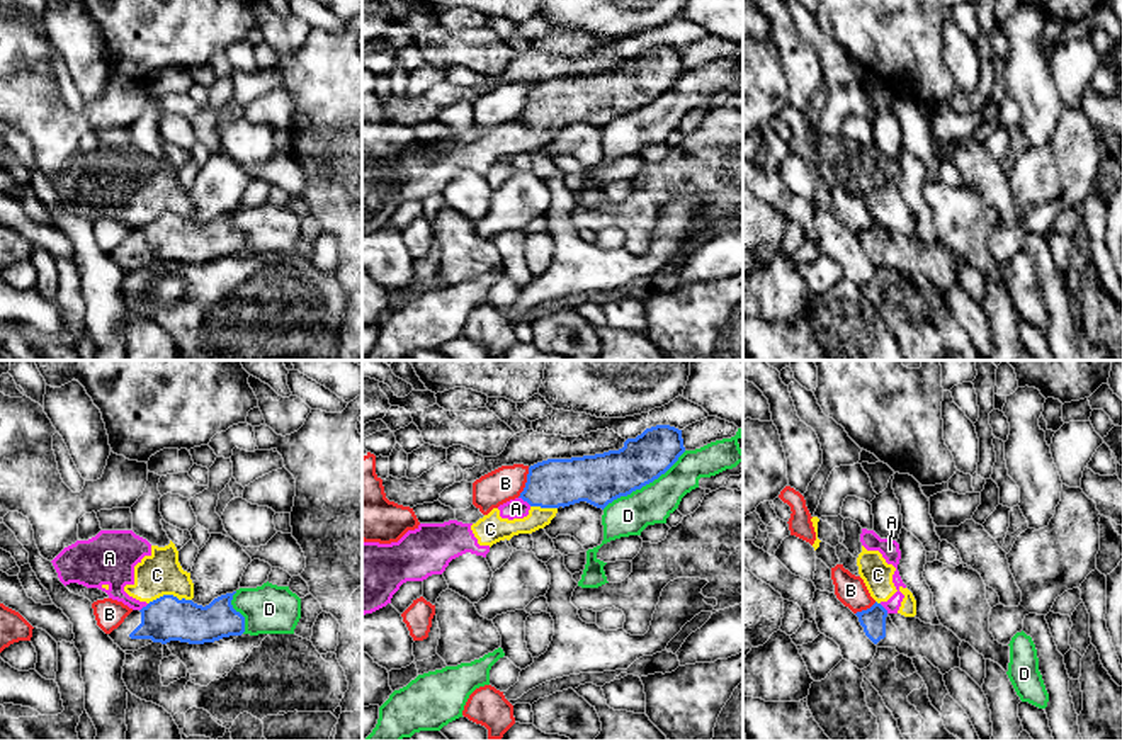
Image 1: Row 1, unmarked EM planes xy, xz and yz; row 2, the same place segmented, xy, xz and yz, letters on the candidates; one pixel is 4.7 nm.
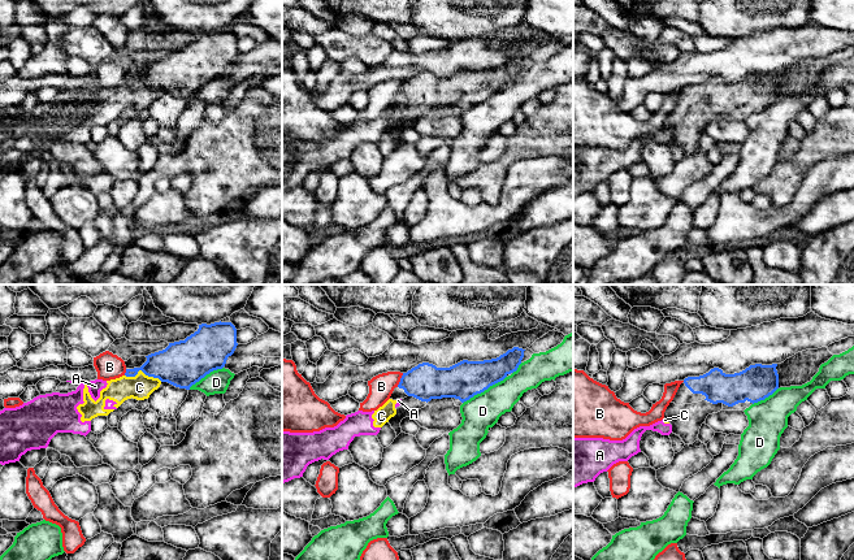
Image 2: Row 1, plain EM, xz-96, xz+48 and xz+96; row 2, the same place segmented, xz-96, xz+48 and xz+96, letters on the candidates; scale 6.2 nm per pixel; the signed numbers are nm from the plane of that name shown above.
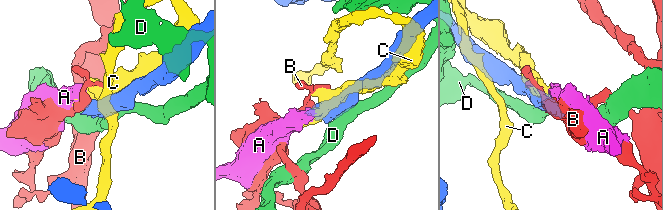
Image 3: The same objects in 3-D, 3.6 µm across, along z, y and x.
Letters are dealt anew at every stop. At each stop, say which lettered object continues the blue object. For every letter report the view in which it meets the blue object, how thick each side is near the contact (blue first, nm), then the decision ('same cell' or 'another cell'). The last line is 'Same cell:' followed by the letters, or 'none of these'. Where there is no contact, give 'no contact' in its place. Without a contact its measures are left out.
A: contact in xz; calibres 240 and 100 nm; another cell
B: contact in xz; calibres 240 and 160 nm; another cell
C: contact in xy; calibres 220 and 200 nm; another cell
D: contact in xz; calibres 240 and 190 nm; another cell
Same cell: none of these

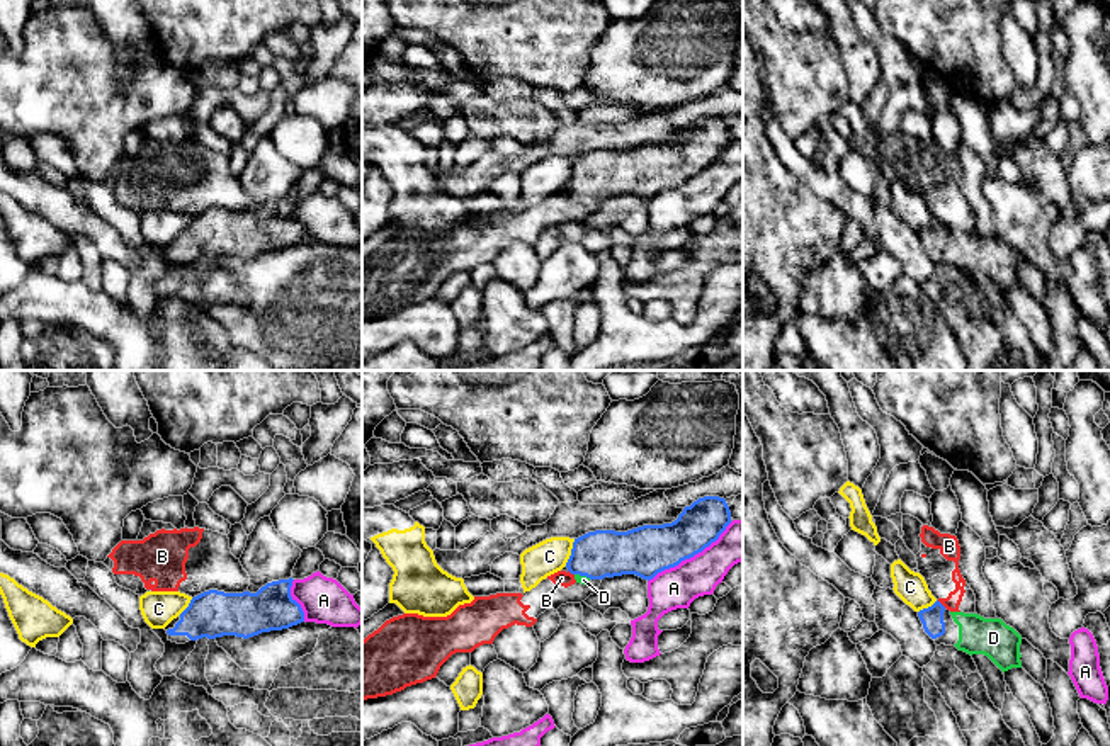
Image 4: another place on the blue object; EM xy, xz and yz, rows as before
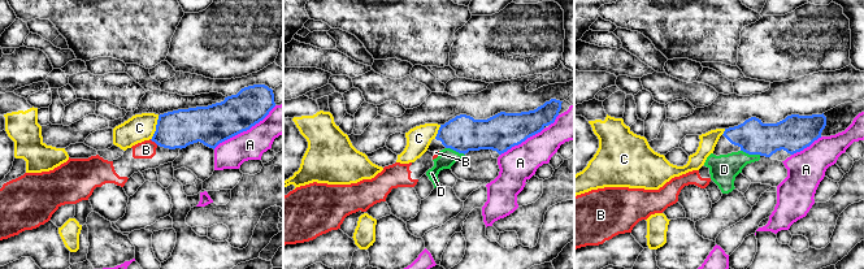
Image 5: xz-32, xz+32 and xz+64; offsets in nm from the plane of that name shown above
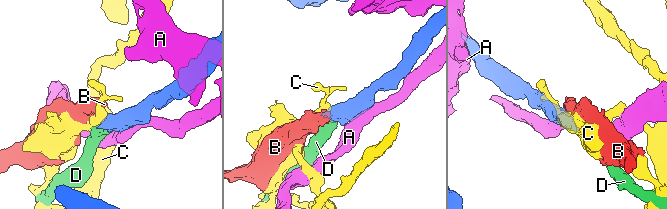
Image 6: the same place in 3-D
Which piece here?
A: contact in xz; calibres 240 and 190 nm; another cell
B: contact in yz; calibres 110 and 80 nm; another cell
C: contact in xz; calibres 220 and 160 nm; another cell
D: contact in xz; calibres 220 and 50 nm; same cell
Same cell: D

